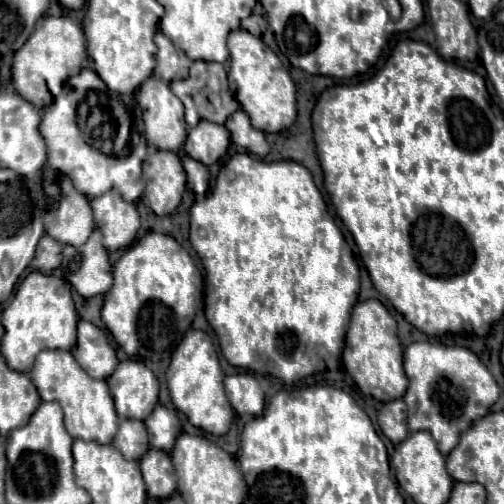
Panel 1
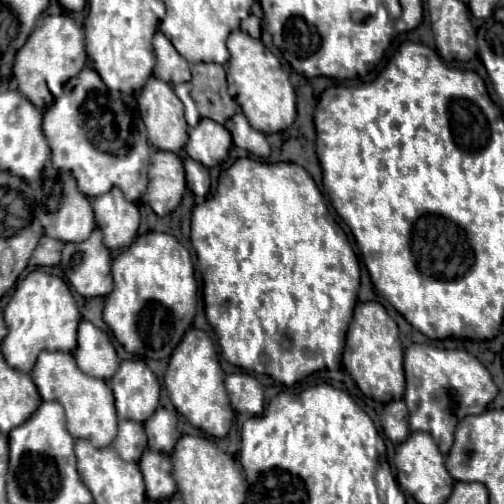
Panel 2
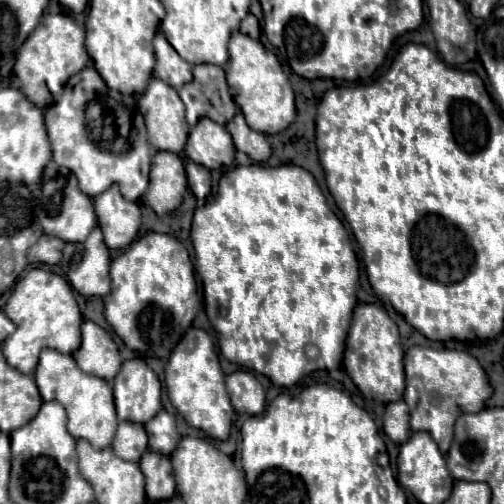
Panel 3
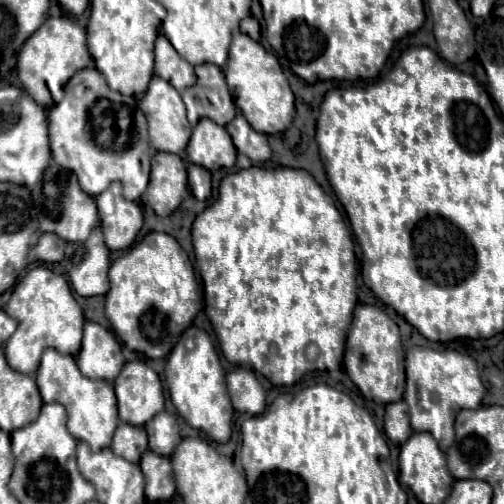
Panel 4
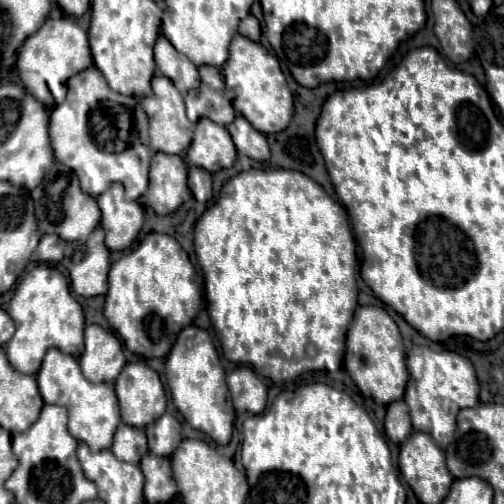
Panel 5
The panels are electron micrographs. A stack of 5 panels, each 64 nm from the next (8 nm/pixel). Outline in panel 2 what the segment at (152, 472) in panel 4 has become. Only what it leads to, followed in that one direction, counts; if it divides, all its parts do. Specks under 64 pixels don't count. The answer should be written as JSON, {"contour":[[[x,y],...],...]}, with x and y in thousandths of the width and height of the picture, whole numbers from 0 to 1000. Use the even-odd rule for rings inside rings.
{"contour":[[[310,893],[286,897],[286,905],[278,909],[278,933],[286,940],[294,988],[321,992],[337,988],[349,976],[349,956],[341,948],[341,921],[333,901]]]}

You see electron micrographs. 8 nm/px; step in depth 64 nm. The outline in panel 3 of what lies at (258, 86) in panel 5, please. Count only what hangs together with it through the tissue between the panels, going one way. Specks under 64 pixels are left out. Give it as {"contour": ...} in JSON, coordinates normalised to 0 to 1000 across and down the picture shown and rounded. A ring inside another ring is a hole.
{"contour":[[[464,63],[456,71],[452,105],[454,115],[444,141],[454,183],[464,202],[476,210],[476,218],[484,222],[492,250],[520,266],[552,266],[567,258],[587,234],[587,210],[575,159],[560,143],[548,107],[528,99],[516,79],[500,79],[480,63]]]}

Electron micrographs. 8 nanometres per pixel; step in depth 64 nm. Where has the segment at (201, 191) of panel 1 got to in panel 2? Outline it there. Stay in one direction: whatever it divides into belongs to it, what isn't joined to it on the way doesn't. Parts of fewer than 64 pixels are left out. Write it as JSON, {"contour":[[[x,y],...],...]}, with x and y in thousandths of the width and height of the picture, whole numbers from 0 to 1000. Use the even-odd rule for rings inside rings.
{"contour":[[[365,317],[365,333],[369,333],[369,361],[373,373],[389,385],[389,389],[409,389],[409,381],[417,377],[417,345],[413,333],[405,333],[401,325],[389,325],[389,317]]]}

